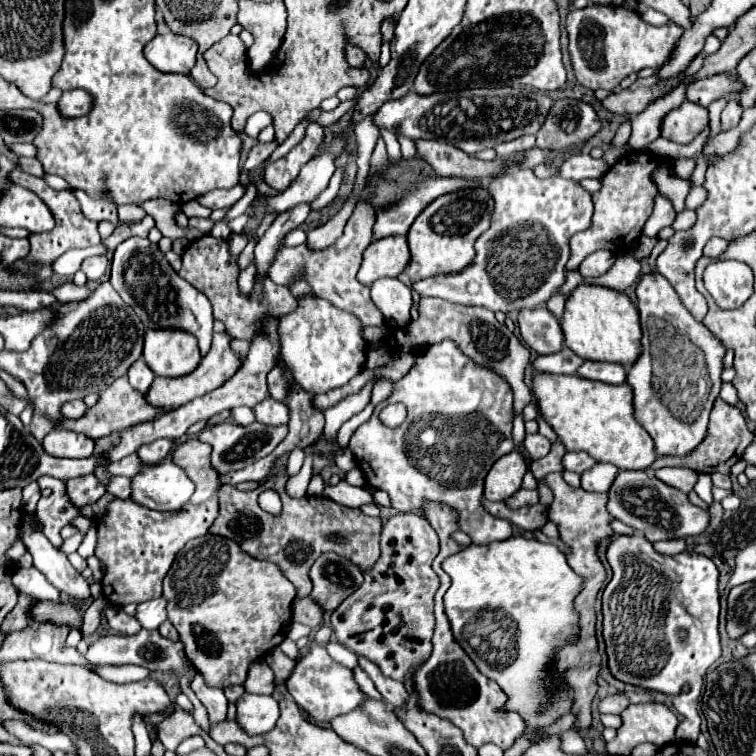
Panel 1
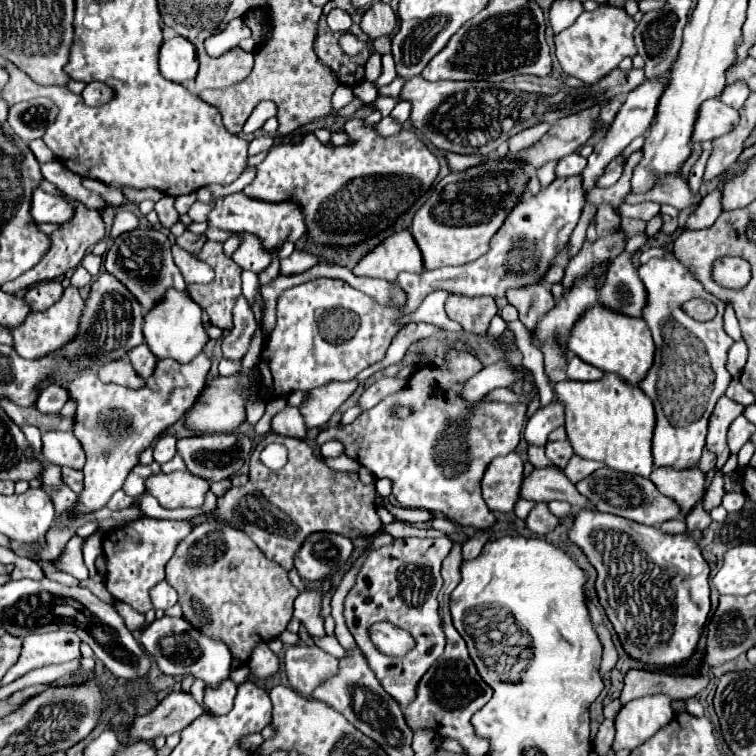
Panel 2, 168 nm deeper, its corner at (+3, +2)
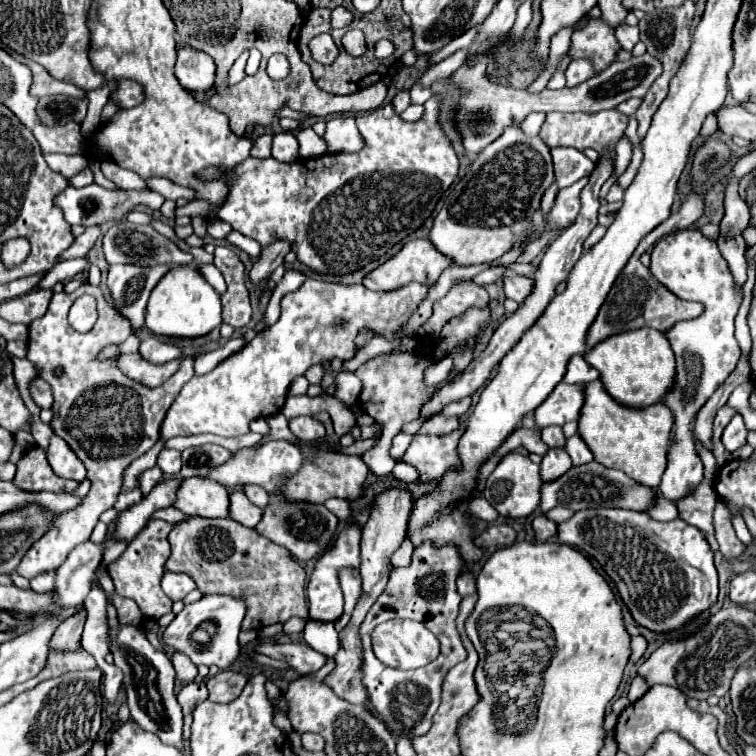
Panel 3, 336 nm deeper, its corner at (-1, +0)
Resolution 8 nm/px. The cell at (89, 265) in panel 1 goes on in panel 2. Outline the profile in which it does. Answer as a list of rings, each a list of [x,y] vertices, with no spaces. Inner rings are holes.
[[[78,266],[72,274],[72,286],[76,286],[76,288],[82,288],[82,286],[90,284],[90,280],[92,280],[92,276],[84,266]]]

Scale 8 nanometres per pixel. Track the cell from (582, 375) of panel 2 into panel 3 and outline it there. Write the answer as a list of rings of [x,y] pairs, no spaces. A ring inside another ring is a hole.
[[[572,356],[568,366],[566,366],[566,374],[562,378],[562,382],[566,384],[588,384],[592,380],[598,380],[600,374],[588,366],[588,362],[582,356]]]

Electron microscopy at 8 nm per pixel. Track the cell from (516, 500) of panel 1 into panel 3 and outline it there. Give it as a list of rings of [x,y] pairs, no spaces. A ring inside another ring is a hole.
[[[550,448],[544,456],[542,456],[542,464],[540,464],[540,474],[544,482],[550,482],[552,478],[560,478],[560,474],[564,474],[564,470],[568,470],[568,466],[572,466],[572,460],[568,458],[564,448]]]

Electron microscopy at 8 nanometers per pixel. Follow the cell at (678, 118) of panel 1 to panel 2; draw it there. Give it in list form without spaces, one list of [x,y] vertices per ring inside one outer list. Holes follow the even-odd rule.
[[[710,98],[700,106],[700,112],[694,122],[692,132],[692,144],[714,140],[716,136],[722,136],[736,124],[738,112],[734,108],[728,108],[726,104],[720,104],[718,98]]]

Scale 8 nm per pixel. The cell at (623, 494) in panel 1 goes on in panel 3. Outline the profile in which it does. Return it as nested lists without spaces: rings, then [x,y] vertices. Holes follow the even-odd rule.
[[[596,460],[580,466],[572,466],[566,474],[552,482],[544,482],[542,486],[542,500],[538,510],[548,512],[550,508],[558,506],[558,494],[560,494],[560,506],[570,510],[584,510],[584,508],[628,508],[628,510],[646,510],[652,498],[658,494],[656,490],[642,486],[628,478],[624,472],[606,468],[598,464]]]

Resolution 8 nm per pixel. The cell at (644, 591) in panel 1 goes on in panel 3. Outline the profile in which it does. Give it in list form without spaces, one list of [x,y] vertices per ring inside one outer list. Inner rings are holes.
[[[622,508],[580,510],[572,518],[558,524],[558,540],[562,544],[576,546],[578,550],[596,558],[606,570],[606,574],[614,580],[622,600],[628,604],[636,622],[654,632],[682,628],[688,620],[696,618],[700,612],[716,604],[718,574],[714,568],[714,552],[710,550],[704,534],[696,526],[686,524],[682,518],[670,522],[656,522],[650,518],[648,512],[634,512]]]

